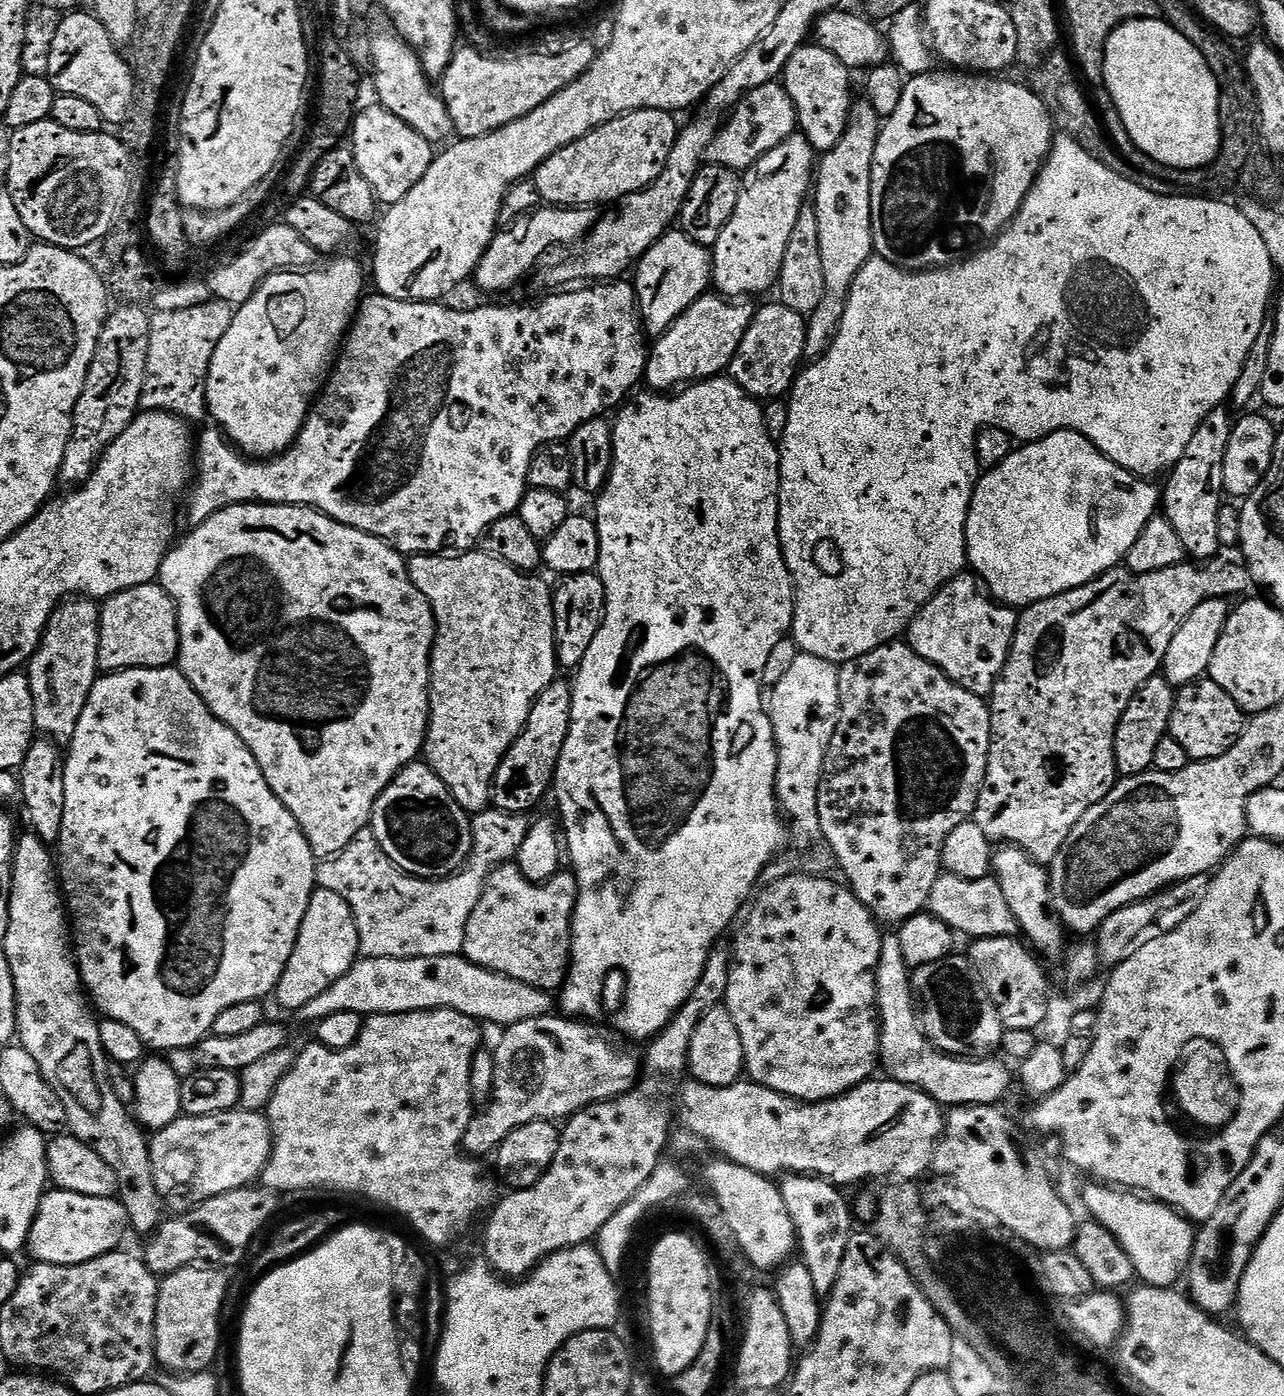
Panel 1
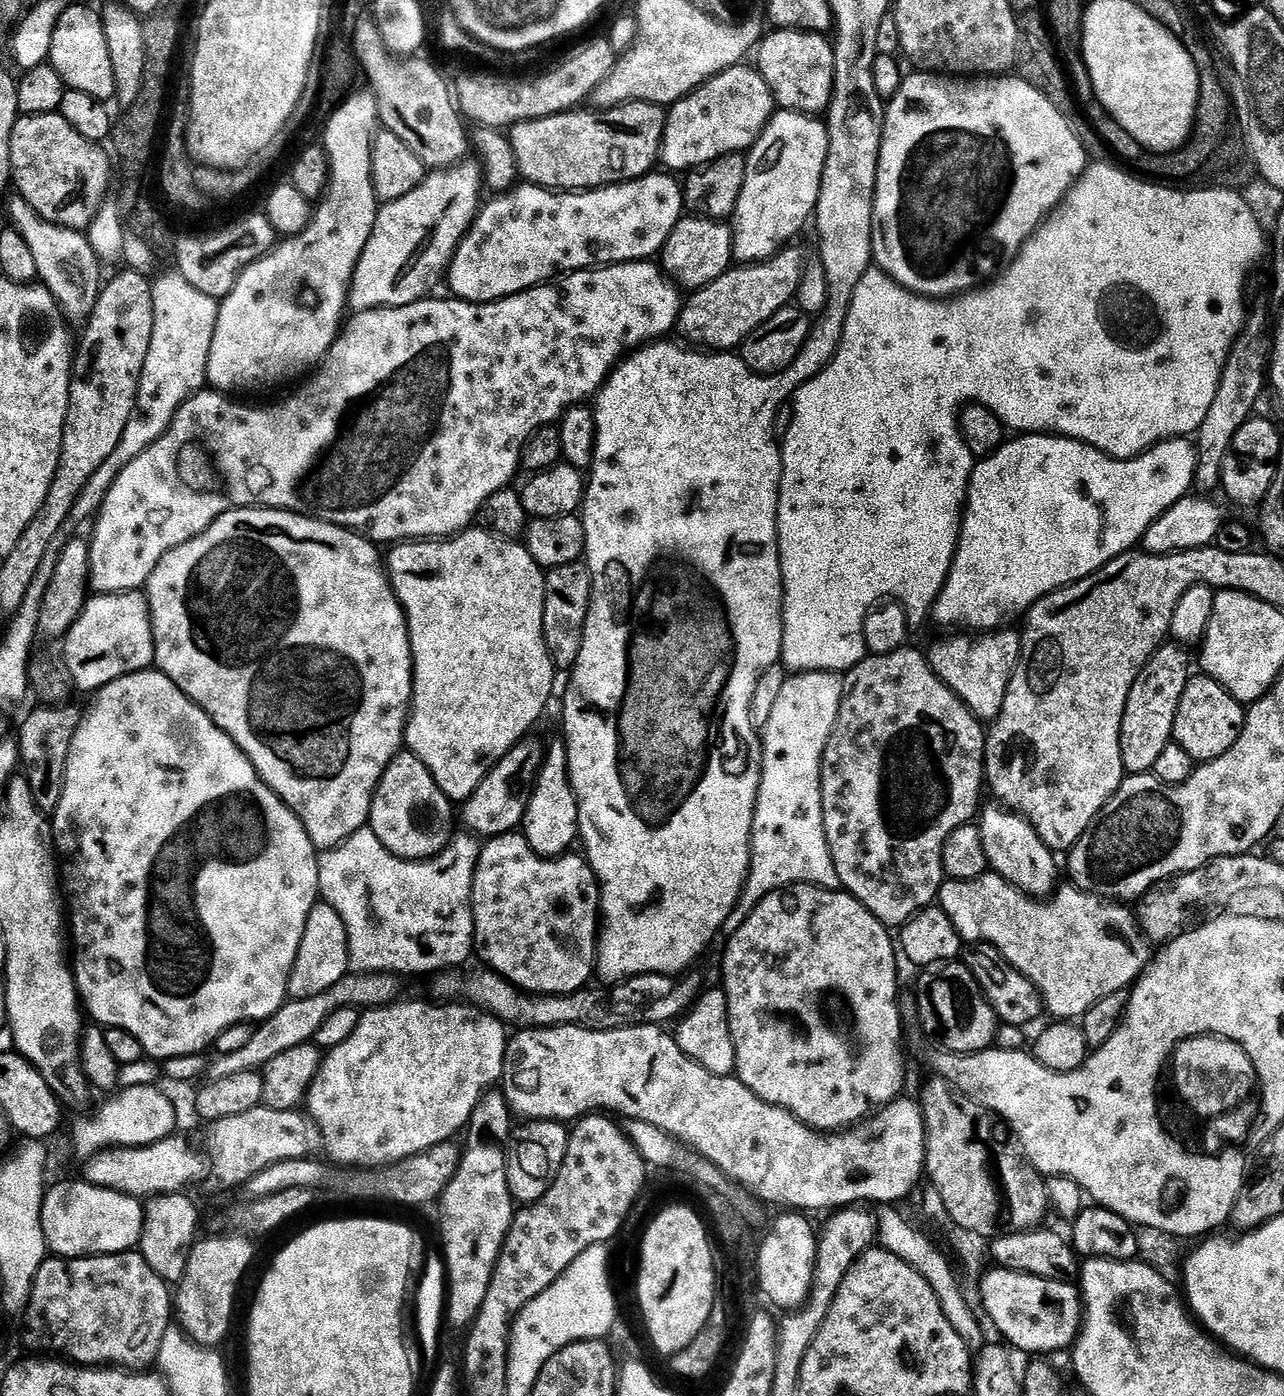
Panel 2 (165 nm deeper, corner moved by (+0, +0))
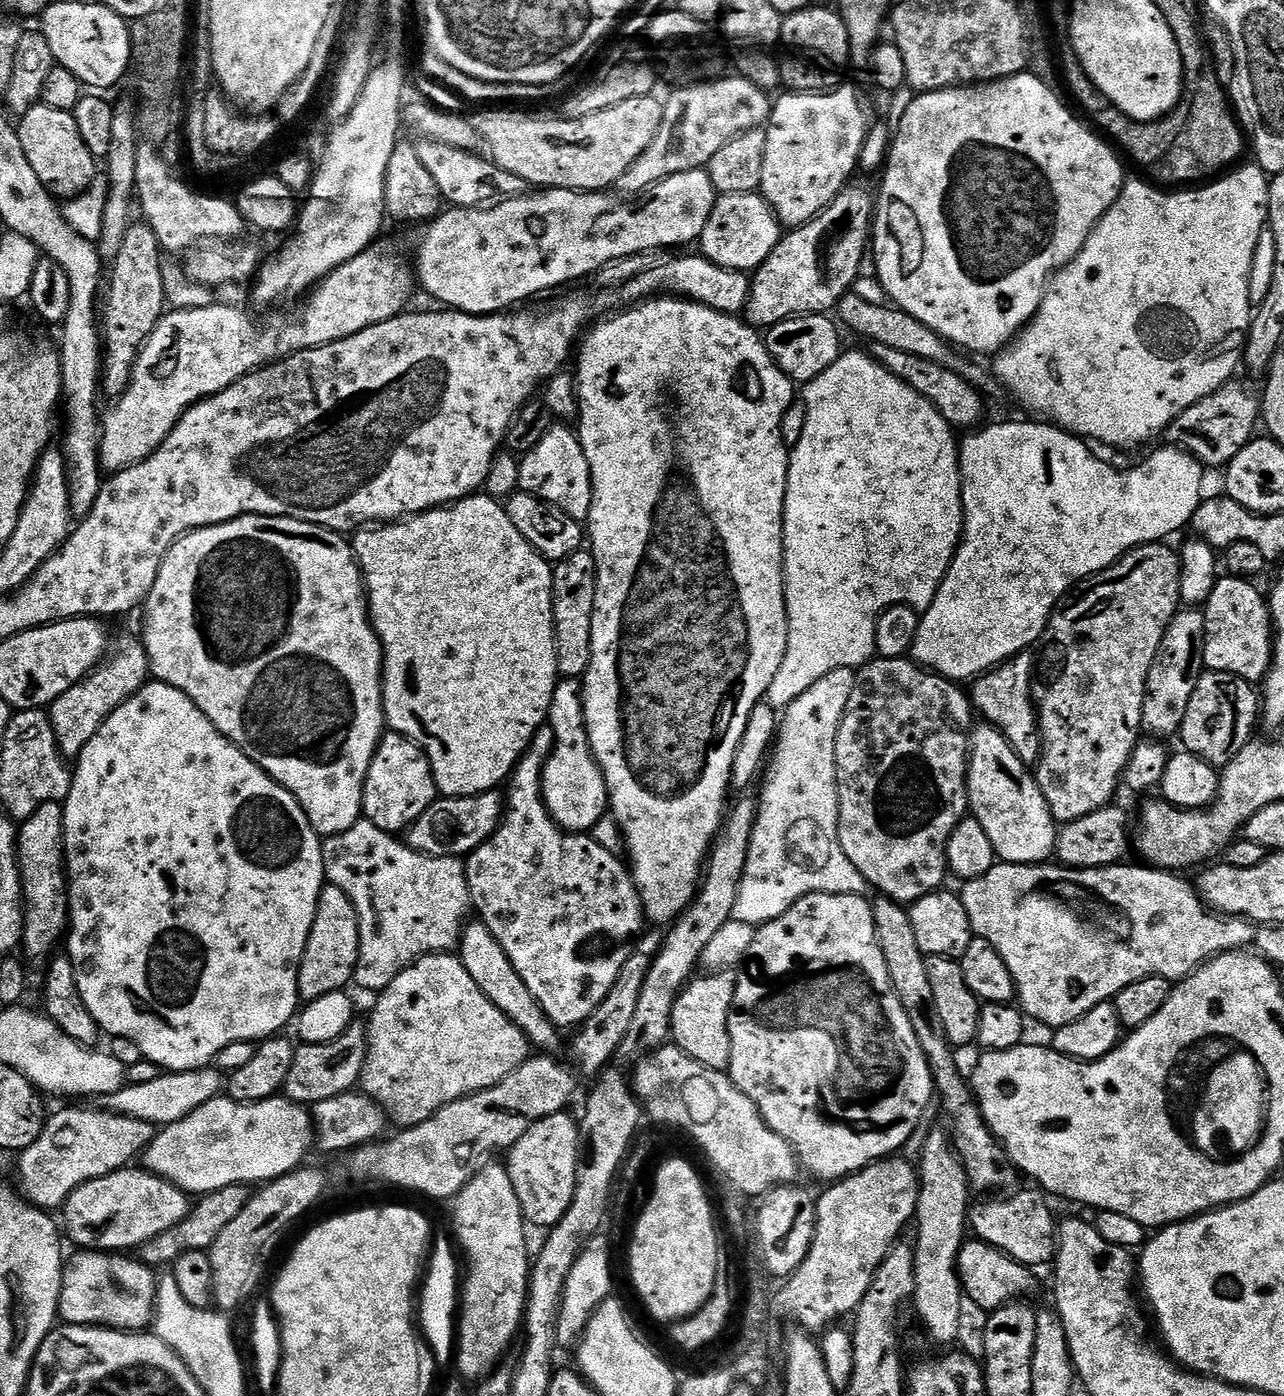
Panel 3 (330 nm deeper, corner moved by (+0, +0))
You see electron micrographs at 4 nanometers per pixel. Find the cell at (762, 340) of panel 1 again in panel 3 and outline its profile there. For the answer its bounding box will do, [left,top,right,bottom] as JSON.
[767,314,842,386]

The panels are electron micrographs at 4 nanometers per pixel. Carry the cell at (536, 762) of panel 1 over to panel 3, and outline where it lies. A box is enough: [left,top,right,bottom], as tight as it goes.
[406,791,506,858]

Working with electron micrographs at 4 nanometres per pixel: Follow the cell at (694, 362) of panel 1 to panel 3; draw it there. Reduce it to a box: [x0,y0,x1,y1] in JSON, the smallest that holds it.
[742,187,874,330]

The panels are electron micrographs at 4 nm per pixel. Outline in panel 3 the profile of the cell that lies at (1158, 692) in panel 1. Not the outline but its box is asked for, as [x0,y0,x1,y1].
[1142,606,1204,738]

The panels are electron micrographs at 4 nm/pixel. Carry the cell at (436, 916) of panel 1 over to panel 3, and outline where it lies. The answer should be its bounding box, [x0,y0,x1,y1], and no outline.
[323,818,470,994]

